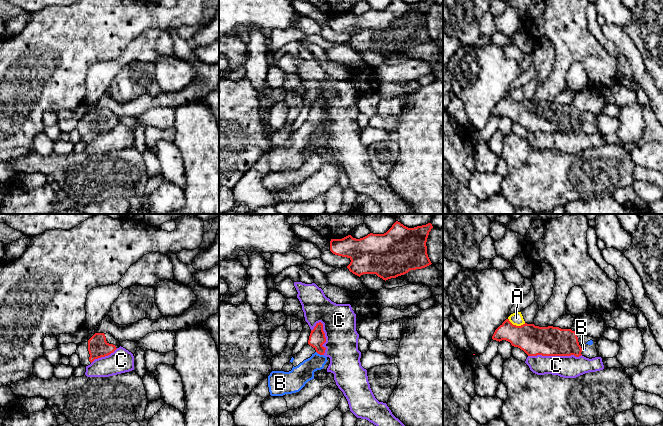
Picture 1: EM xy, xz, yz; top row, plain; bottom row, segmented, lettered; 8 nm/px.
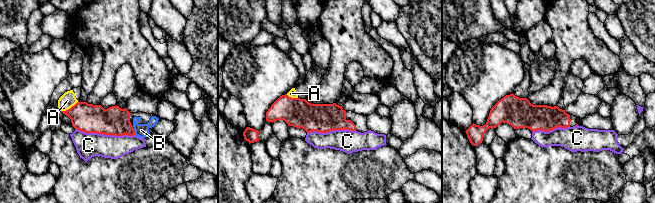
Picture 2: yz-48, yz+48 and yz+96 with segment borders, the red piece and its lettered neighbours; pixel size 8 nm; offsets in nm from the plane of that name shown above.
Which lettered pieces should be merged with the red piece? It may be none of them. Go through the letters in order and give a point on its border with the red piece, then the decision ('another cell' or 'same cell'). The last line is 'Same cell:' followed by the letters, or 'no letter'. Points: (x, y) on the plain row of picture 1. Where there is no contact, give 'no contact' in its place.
A: yz (515, 101) | another cell
B: xz (320, 130) | same cell
C: yz (554, 131) | another cell
Same cell: B

